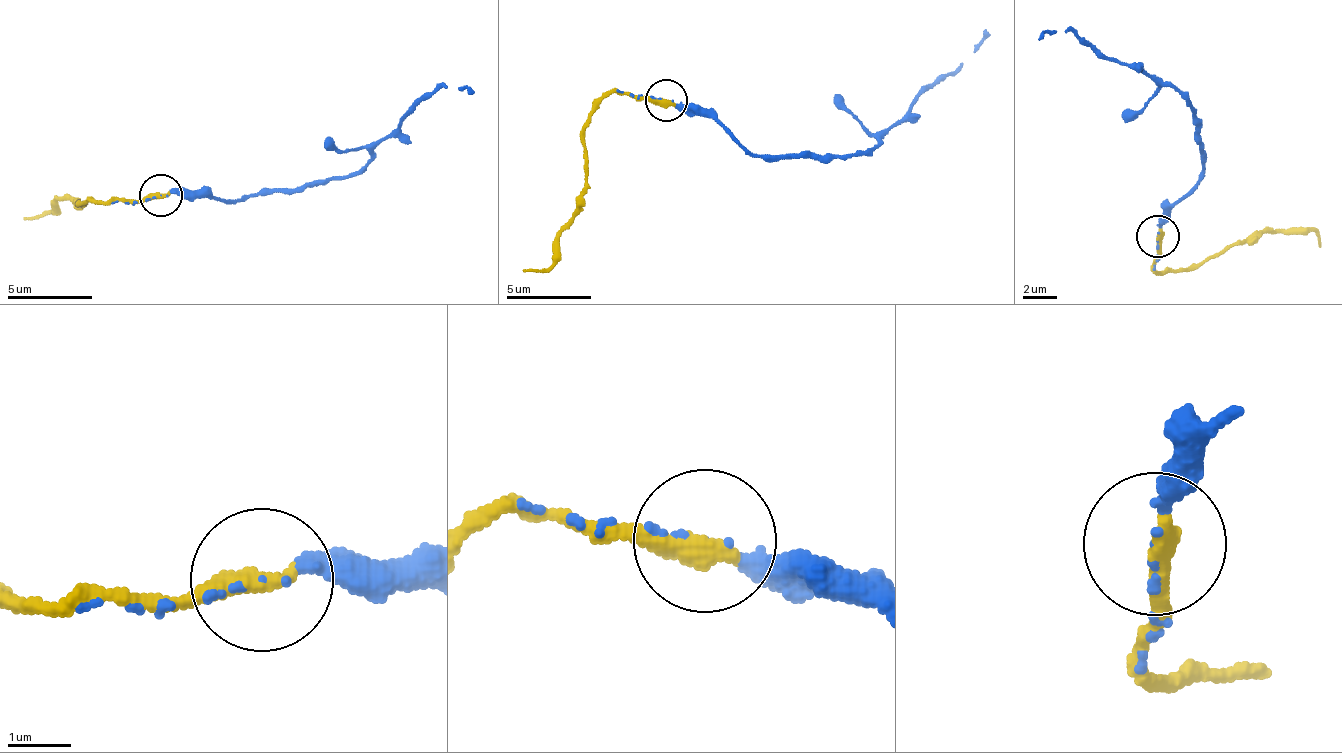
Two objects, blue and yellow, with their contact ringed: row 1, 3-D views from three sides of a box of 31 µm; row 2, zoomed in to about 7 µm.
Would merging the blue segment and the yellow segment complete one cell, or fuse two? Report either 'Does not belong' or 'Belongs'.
Belongs

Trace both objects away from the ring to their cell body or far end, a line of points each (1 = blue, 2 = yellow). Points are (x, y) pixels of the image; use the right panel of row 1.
1: (1159, 237), (1164, 212), (1184, 197), (1203, 168), (1192, 105), (1169, 84), (1116, 64), (1076, 33), (1039, 37)
2: (1159, 237), (1159, 274), (1276, 231), (1315, 230), (1321, 247)

